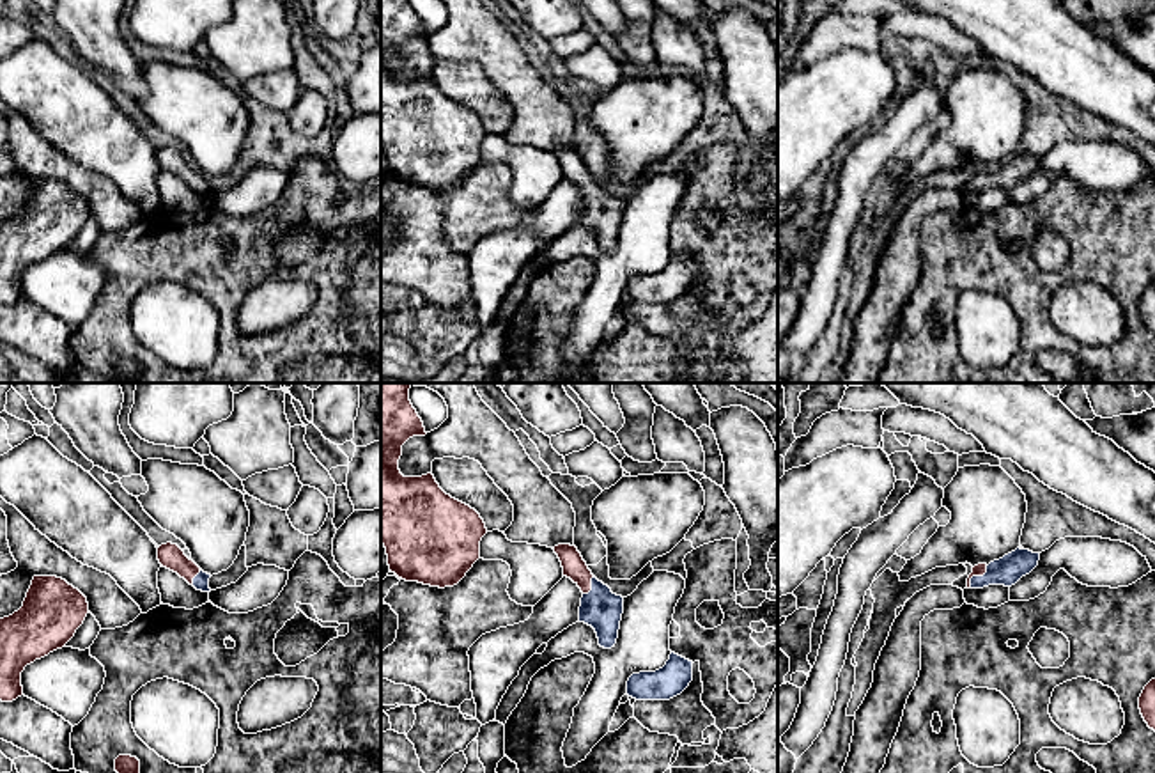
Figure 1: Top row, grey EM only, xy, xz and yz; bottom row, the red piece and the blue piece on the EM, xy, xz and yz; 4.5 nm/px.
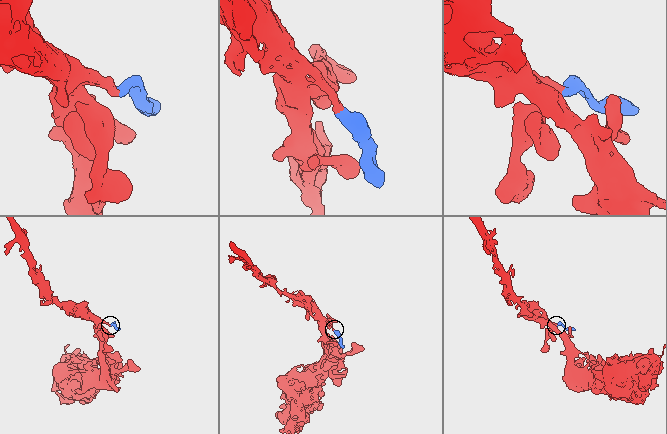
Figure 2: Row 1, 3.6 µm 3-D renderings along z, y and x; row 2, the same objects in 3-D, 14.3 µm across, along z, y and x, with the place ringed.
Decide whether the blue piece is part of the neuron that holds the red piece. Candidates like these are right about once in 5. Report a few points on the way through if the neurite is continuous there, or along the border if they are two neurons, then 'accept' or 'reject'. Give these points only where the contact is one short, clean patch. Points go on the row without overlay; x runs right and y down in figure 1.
across yz (980, 172), (976, 178), (1007, 174) | accept

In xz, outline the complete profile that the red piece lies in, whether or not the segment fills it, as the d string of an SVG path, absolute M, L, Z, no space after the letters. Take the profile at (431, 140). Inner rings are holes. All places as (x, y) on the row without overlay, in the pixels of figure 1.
M381 0L381 145L390 174L406 184L430 190L457 188L480 161L480 144L487 137L480 117L446 98L432 76L404 80L399 73L402 48L425 39L425 30L409 0Z

